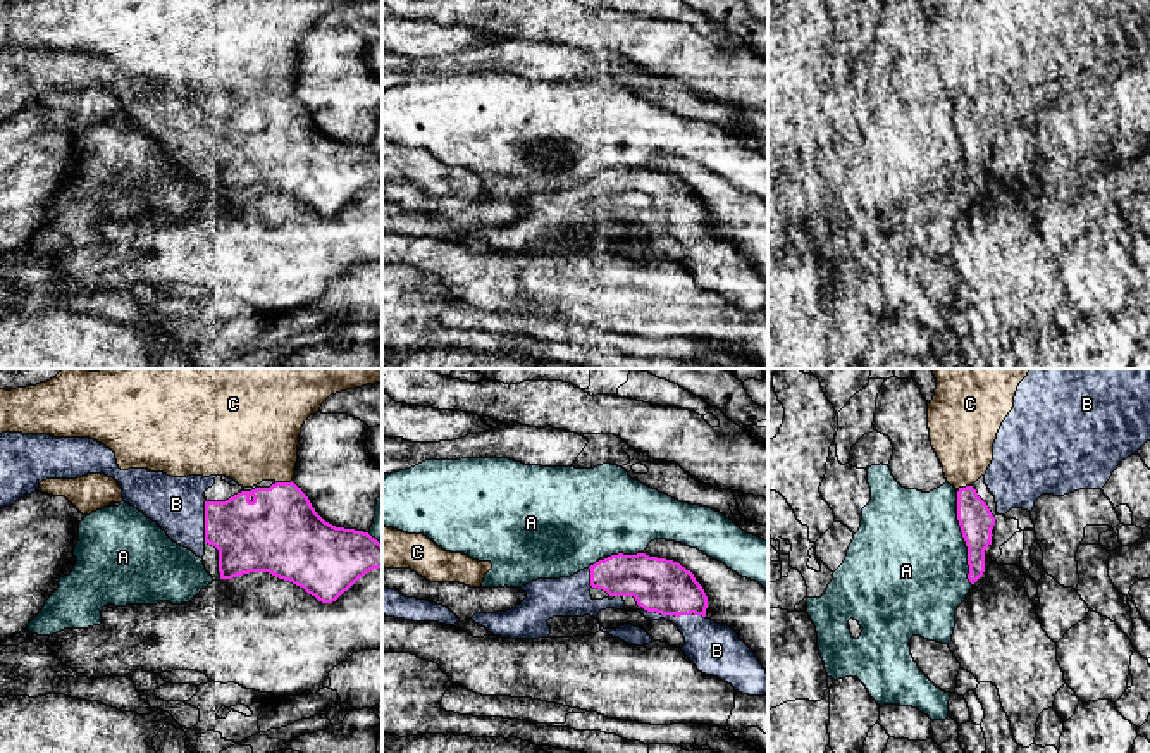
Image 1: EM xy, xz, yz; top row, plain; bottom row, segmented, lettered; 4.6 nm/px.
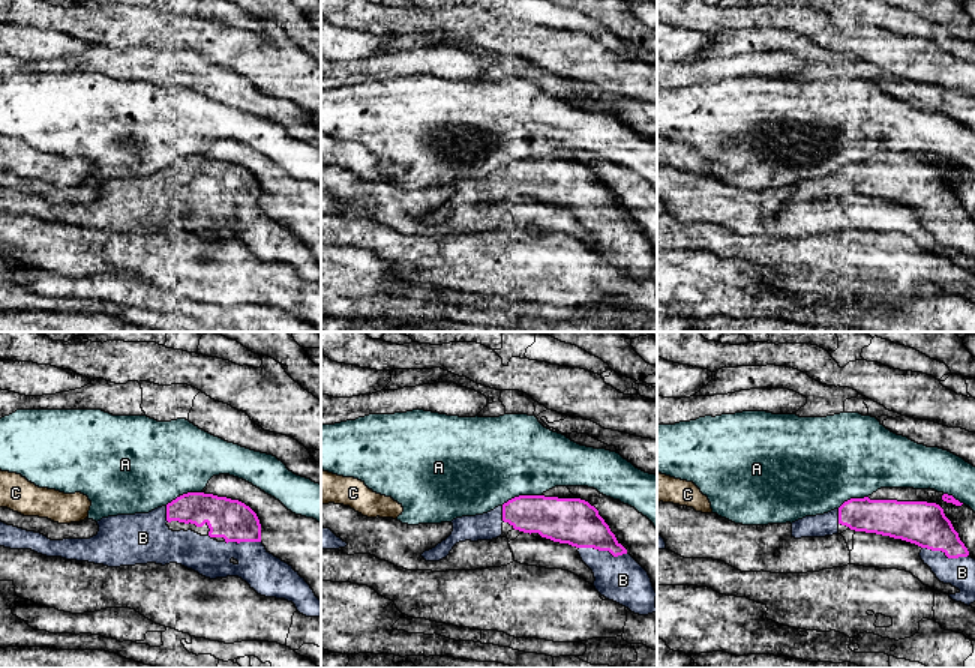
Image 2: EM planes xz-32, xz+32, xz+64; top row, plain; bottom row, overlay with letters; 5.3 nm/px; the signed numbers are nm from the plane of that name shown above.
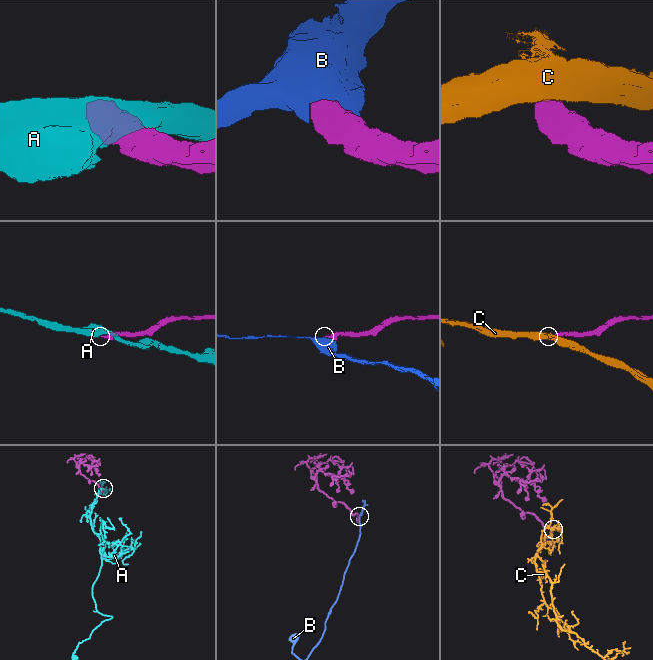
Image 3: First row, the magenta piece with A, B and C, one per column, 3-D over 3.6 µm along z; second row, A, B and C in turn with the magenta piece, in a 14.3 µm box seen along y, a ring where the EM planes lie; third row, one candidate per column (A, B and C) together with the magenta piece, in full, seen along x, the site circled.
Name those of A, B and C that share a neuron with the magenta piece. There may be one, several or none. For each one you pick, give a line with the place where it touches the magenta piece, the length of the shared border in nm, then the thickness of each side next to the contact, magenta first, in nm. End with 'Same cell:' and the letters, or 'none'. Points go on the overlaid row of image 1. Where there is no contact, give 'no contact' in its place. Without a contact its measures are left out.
B: contact xz (675, 616); length 300 nm; calibres 260 and 240 nm
Same cell: B

